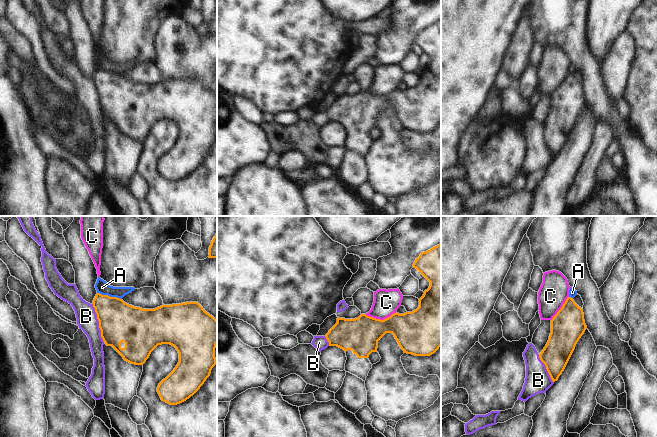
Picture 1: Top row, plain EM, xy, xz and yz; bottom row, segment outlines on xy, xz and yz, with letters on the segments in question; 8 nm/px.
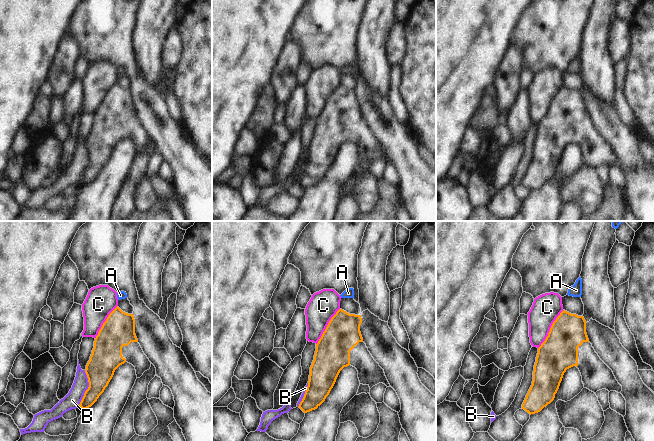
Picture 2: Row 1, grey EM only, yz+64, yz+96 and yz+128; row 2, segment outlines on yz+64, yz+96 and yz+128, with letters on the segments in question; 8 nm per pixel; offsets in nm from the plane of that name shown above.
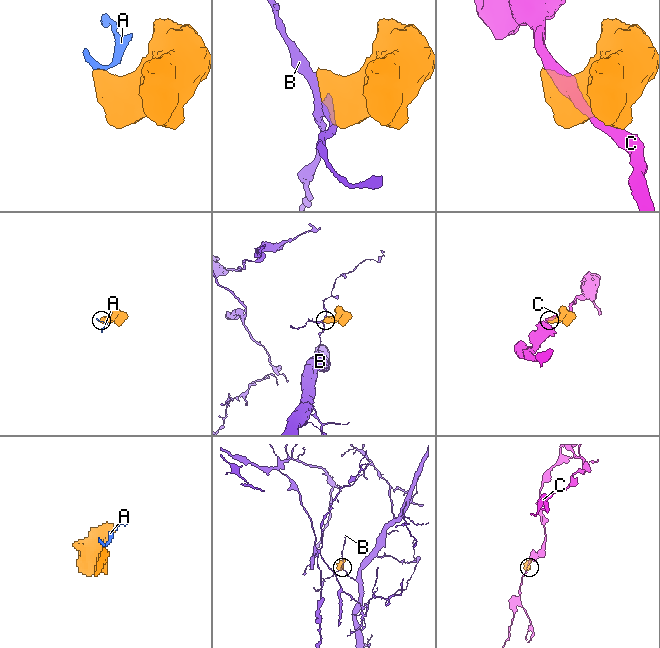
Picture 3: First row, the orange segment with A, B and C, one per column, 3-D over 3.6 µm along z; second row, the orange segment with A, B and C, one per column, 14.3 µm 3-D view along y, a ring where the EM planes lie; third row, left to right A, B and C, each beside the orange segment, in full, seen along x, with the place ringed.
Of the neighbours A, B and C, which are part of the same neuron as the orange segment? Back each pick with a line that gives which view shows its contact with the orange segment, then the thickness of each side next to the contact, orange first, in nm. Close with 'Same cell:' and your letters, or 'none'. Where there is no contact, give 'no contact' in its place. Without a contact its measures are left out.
Same cell: none

